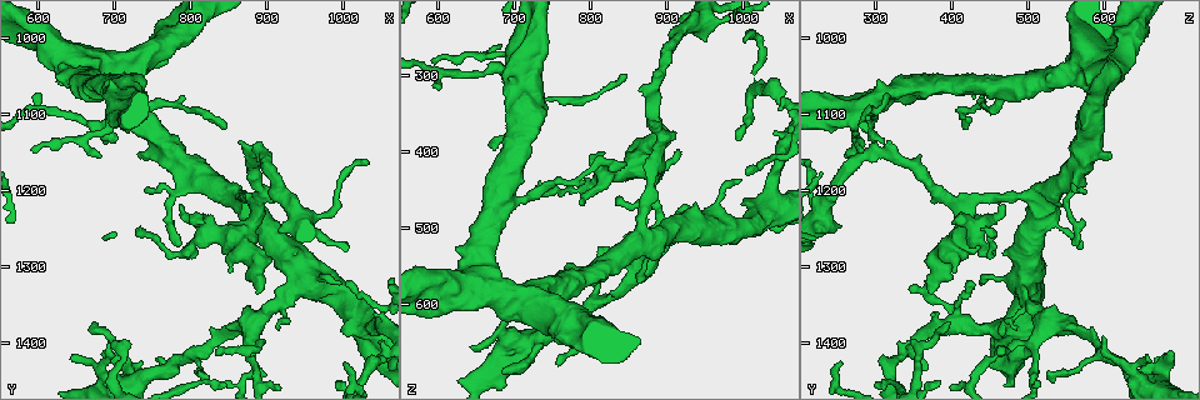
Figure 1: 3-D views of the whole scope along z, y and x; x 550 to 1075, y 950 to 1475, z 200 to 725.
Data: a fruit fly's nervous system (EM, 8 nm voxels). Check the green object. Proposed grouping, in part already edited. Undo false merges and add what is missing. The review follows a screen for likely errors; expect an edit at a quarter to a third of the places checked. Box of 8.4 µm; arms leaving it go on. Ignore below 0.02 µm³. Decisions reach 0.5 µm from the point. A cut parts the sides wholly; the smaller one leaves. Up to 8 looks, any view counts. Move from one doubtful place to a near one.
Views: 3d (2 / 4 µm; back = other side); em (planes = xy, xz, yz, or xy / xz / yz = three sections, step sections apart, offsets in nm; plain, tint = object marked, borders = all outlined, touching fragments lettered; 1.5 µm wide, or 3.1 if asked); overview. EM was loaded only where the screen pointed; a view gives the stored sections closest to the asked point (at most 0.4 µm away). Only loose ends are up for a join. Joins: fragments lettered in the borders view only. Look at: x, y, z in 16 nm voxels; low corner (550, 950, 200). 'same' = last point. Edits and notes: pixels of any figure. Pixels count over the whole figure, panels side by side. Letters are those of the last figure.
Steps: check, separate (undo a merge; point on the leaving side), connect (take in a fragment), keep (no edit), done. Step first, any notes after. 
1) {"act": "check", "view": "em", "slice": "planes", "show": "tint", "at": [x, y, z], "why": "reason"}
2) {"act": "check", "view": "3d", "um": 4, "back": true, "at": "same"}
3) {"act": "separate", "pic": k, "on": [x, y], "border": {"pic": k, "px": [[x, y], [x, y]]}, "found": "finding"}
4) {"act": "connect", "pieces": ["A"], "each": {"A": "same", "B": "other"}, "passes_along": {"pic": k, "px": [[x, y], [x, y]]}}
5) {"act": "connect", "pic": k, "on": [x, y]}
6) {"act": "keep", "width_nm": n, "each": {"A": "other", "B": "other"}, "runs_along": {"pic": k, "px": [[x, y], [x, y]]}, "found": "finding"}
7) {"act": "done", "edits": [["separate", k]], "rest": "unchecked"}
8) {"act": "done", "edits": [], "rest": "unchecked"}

{"act": "check", "view": "em", "slice": "planes", "show": "tint", "at": [735, 1155, 610], "why": "branch stops here"}

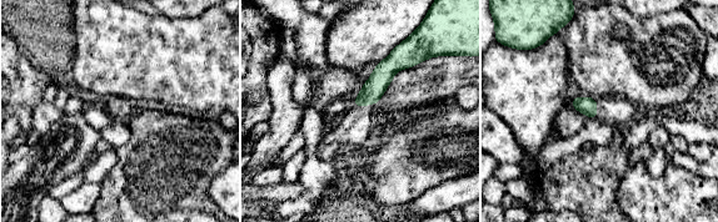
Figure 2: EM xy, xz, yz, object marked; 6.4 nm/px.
{"act": "check", "view": "em", "slice": "planes", "show": "borders", "at": "same"}

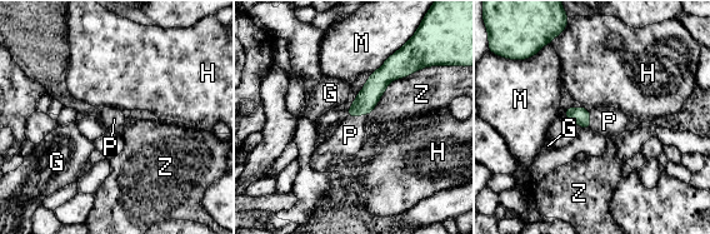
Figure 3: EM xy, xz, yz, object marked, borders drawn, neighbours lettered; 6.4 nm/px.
{"act": "connect", "pieces": ["P"], "each": {"G": "other", "H": "other", "M": "other", "P": "same", "Z": "other"}, "passes_along": {"pic": 3, "px": [[365, 101], [356, 115], [350, 135]]}, "found": "the neuron continues"}

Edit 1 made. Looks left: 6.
{"act": "check", "view": "overview", "why": "redraw"}

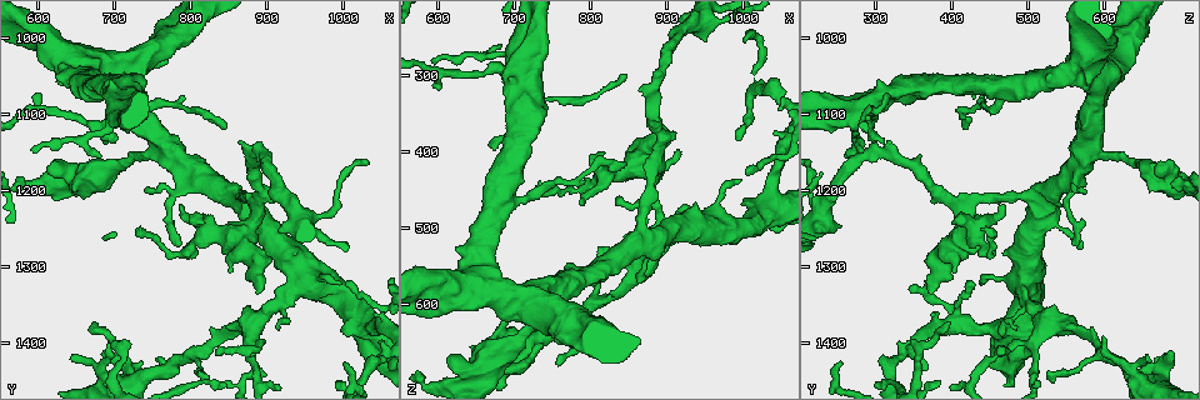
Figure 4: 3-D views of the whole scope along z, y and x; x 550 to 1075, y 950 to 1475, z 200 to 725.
{"act": "check", "view": "3d", "um": 4, "at": [705, 1090, 290], "why": "thin arm on a thick one"}

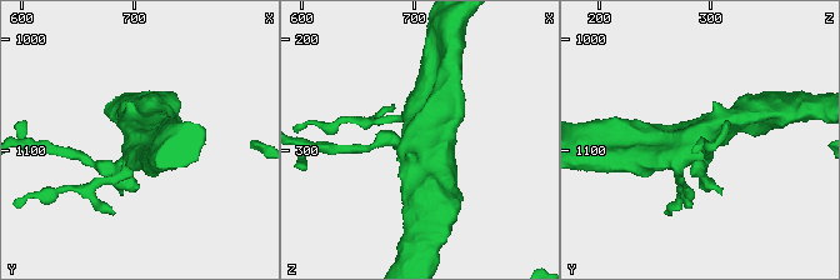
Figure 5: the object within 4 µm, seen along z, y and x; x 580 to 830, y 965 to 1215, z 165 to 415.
{"act": "check", "view": "em", "slice": "planes", "show": "borders", "at": [702, 1088, 288], "why": "shape alone is not enough"}

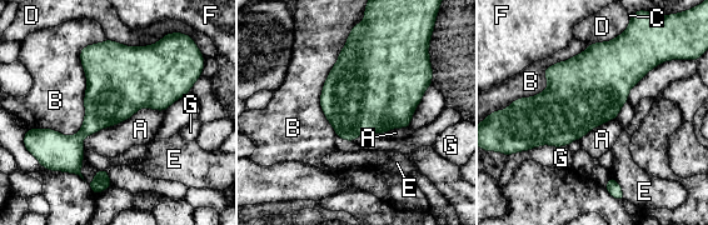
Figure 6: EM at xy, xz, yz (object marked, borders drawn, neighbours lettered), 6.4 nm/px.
{"act": "keep", "width_nm": 420, "each": {"A": "other", "B": "other", "C": "other", "D": "other", "E": "other", "F": "other", "G": "other"}, "found": "continuous, no second neuron"}

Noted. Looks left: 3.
{"act": "done", "edits": [["connect", 3]], "rest": "unchecked"}

